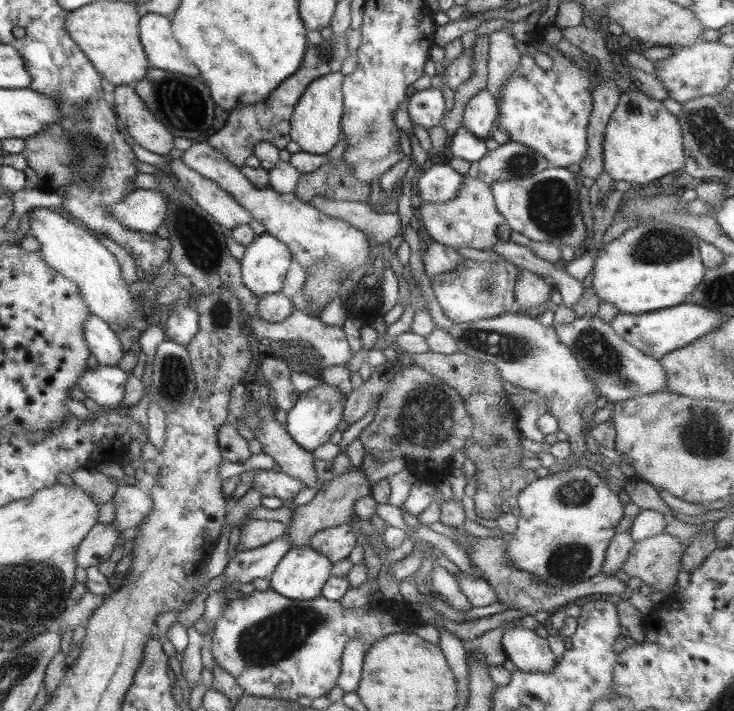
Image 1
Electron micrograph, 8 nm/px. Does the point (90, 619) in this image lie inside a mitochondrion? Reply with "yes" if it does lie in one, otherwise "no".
no

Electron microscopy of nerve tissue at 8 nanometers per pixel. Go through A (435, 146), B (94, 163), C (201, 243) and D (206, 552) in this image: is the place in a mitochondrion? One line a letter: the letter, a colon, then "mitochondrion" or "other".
A: other
B: mitochondrion
C: mitochondrion
D: other

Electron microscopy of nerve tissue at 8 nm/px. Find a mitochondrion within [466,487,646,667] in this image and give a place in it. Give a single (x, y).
(569, 562)

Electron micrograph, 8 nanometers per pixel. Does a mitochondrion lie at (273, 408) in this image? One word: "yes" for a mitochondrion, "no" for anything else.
no

